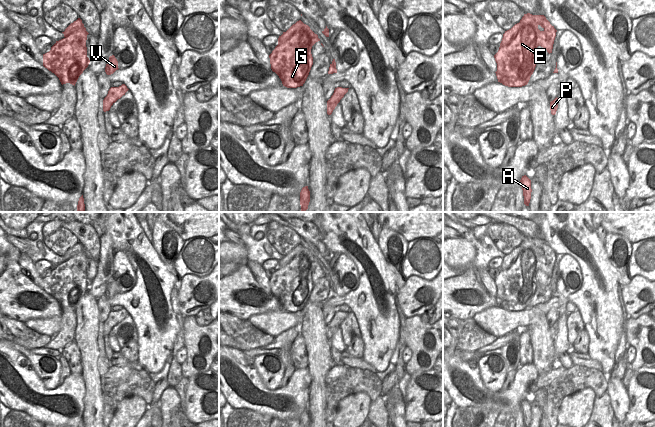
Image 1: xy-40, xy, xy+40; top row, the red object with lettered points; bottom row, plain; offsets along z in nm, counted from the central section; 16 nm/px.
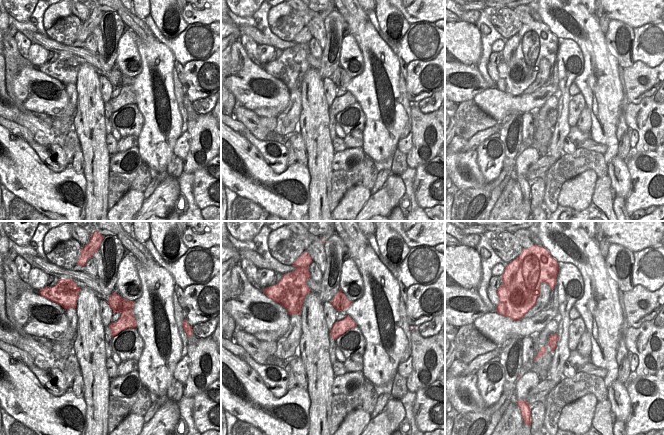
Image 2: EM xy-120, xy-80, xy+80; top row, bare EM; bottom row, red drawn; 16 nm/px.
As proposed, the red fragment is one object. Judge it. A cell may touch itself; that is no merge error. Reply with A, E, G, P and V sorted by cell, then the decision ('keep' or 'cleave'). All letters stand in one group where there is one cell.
A P V / E G; cleave

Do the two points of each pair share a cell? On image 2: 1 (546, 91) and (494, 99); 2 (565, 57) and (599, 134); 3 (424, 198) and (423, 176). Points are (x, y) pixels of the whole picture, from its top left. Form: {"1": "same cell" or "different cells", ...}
{"1": "same cell", "2": "different cells", "3": "same cell"}

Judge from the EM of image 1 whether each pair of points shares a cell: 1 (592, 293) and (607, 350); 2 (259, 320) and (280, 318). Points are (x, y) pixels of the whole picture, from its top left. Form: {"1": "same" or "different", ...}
{"1": "same", "2": "same"}

